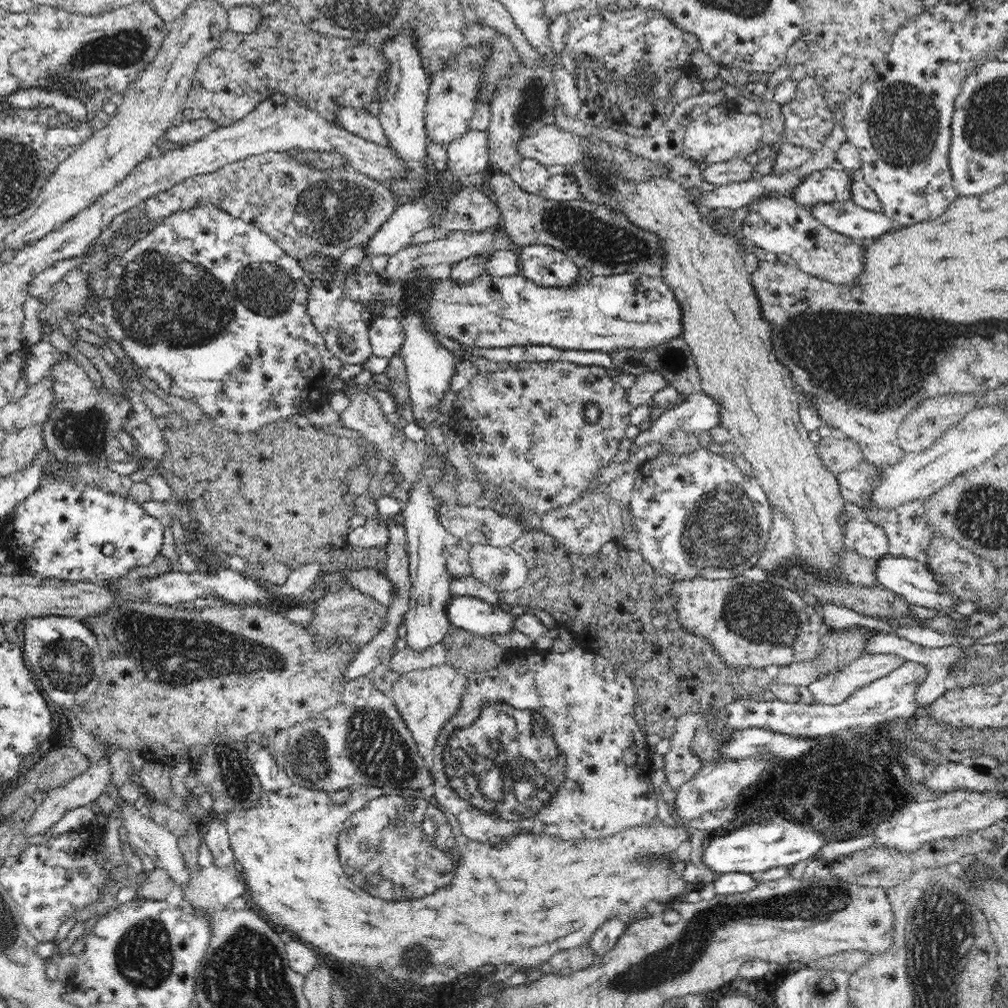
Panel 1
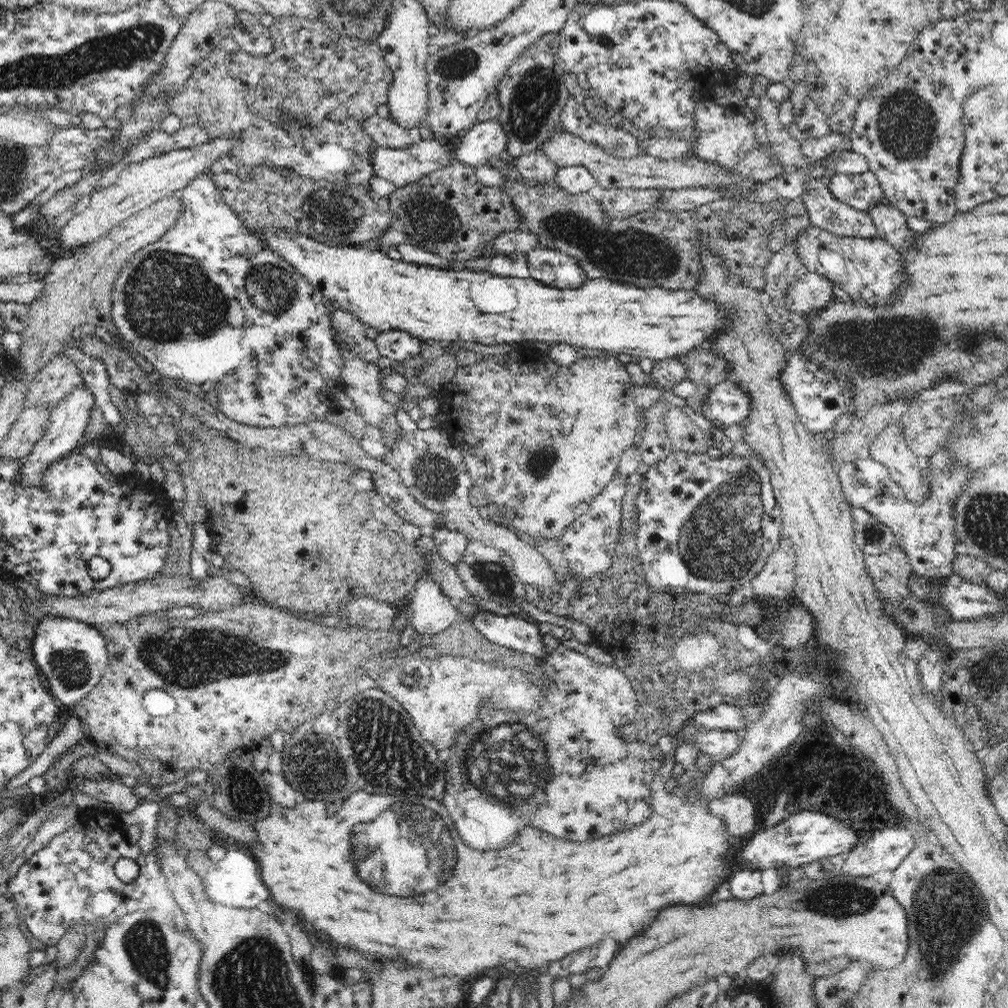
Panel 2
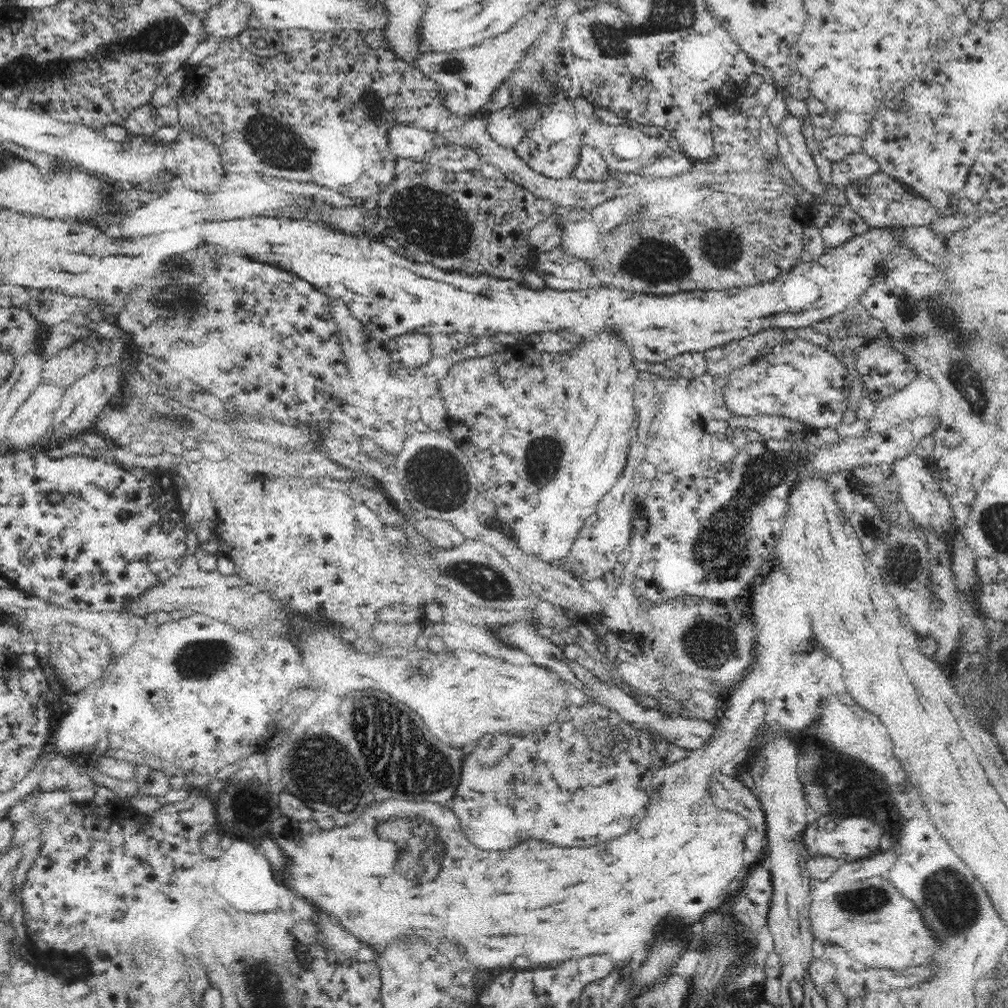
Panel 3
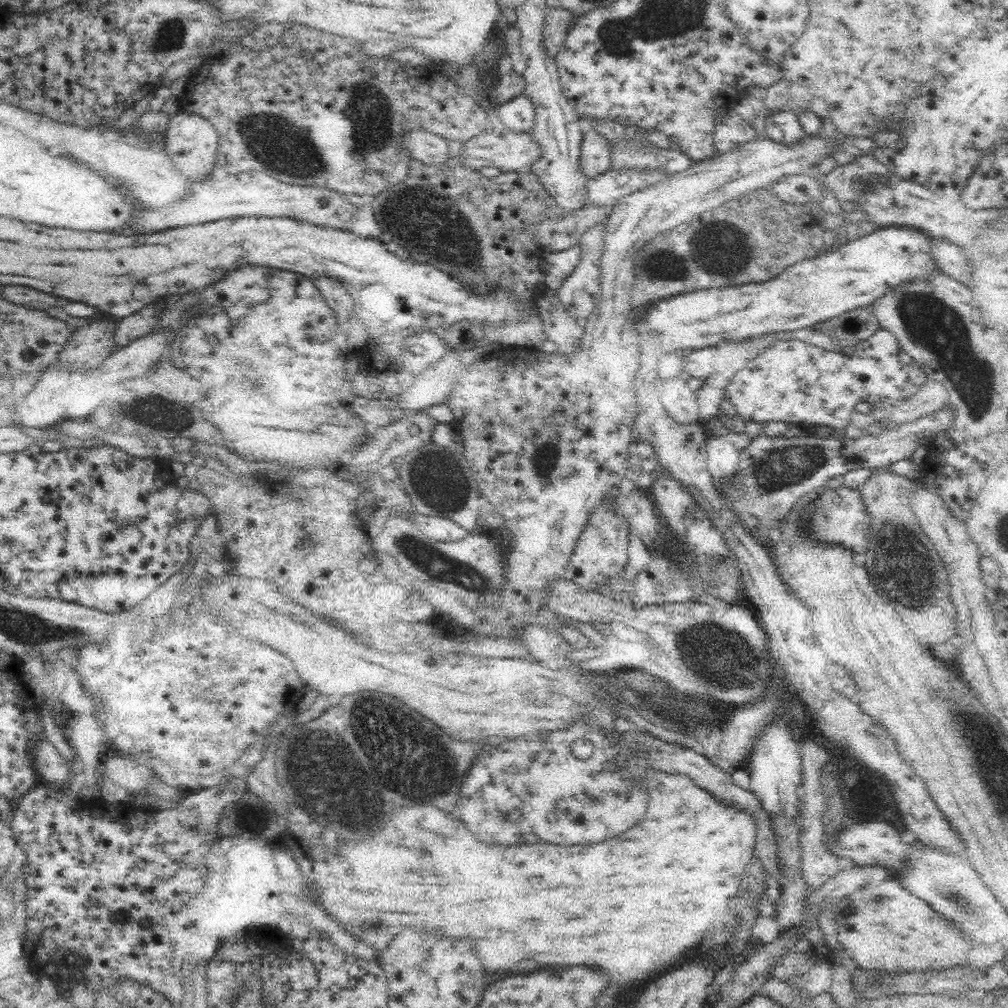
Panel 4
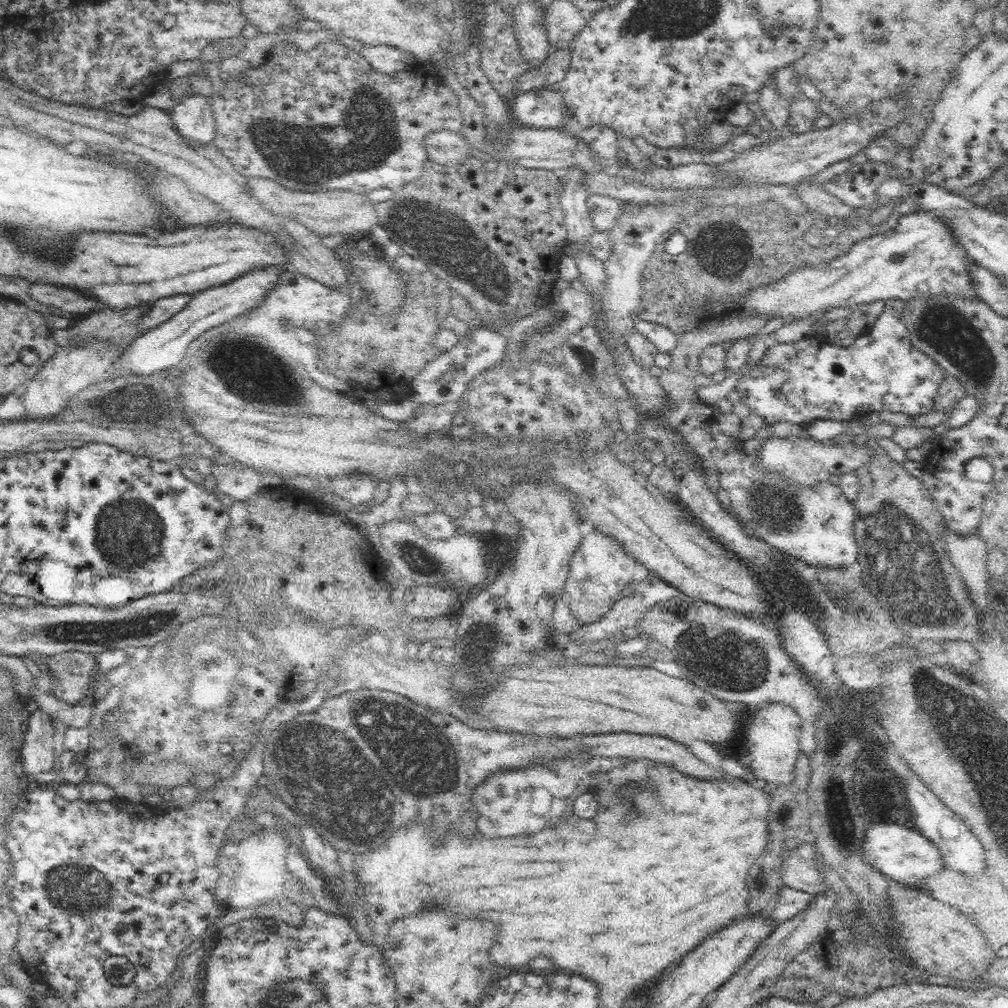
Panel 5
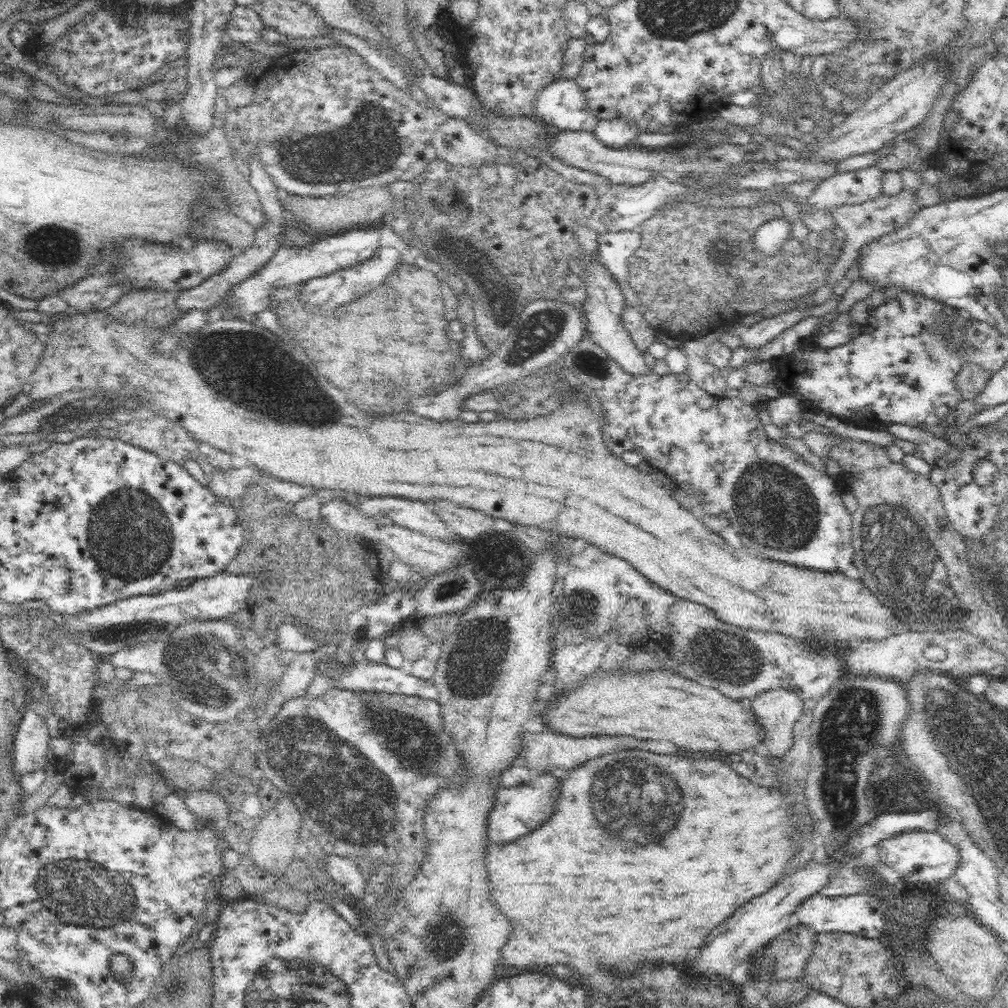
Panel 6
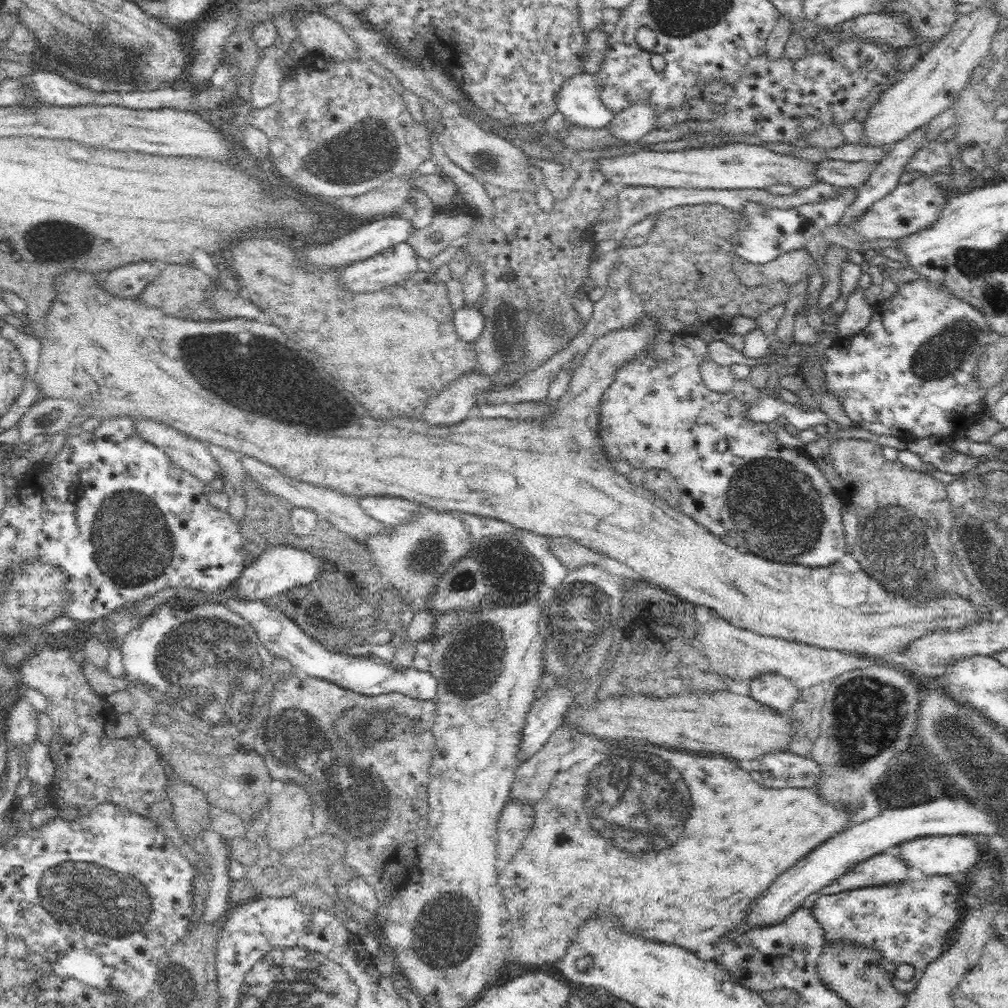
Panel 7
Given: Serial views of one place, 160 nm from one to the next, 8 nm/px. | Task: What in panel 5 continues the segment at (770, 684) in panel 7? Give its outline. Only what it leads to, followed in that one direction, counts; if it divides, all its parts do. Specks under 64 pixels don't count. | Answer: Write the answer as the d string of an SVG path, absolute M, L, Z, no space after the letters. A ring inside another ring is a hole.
M773 702L759 707L744 724L740 743L752 757L751 772L754 772L756 782L772 793L778 793L778 787L786 787L793 782L794 764L801 752L799 749L800 728L799 714L783 702Z

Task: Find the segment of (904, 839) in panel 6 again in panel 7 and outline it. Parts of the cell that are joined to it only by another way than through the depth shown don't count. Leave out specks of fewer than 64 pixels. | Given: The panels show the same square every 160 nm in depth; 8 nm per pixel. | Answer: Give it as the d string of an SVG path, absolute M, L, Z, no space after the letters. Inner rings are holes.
M932 835L928 838L917 838L903 842L894 850L908 867L916 867L926 876L930 876L958 874L958 872L971 873L978 866L978 856L982 853L980 848L982 845L978 846L973 836L970 835Z

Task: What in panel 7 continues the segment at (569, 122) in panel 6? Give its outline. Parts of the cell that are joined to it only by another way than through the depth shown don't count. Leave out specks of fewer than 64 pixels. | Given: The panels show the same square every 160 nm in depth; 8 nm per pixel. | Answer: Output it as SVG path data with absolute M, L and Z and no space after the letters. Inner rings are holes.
M588 72L571 76L555 96L557 110L566 120L584 128L604 128L616 114L604 106L597 75Z

